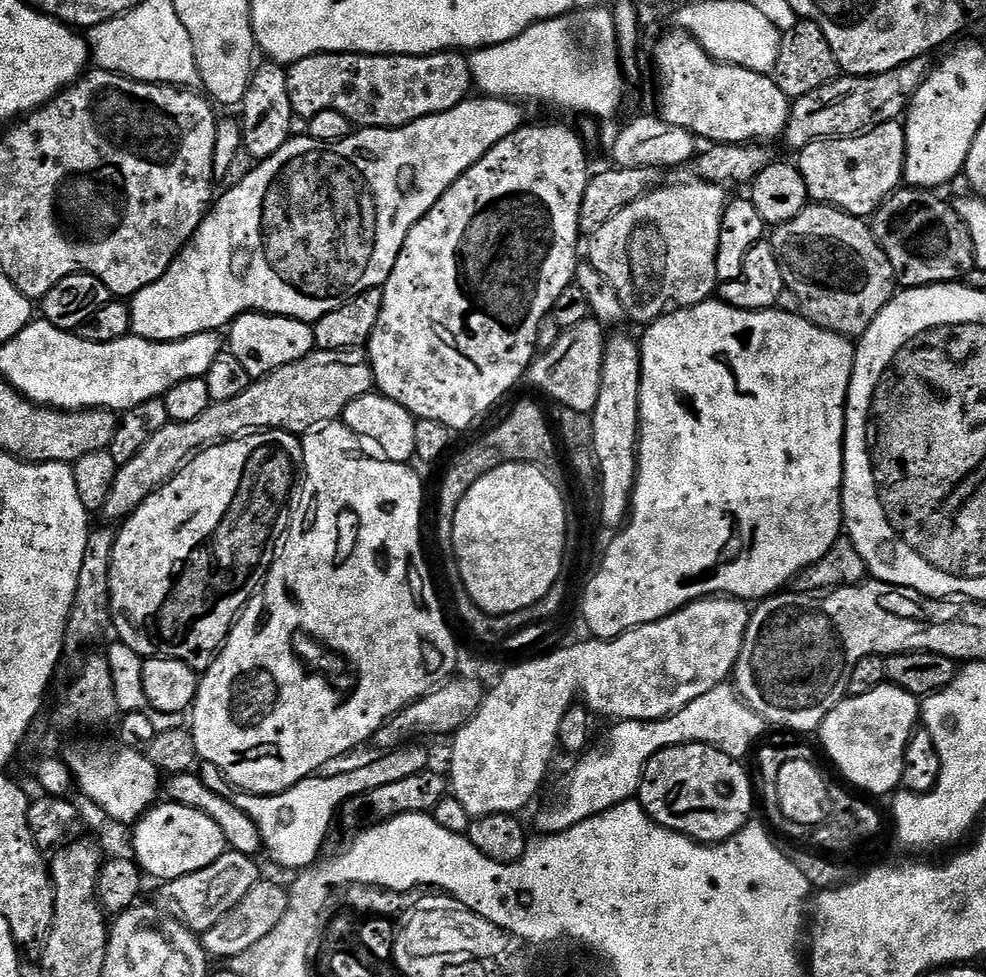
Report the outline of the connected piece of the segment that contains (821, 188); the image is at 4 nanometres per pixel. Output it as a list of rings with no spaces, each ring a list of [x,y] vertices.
[[[891,120],[877,128],[869,128],[858,136],[842,136],[831,140],[815,140],[799,149],[798,167],[806,182],[809,201],[829,204],[831,208],[841,208],[851,216],[868,218],[874,209],[883,204],[893,192],[901,187],[904,180],[904,159],[906,158],[906,134],[900,120]]]

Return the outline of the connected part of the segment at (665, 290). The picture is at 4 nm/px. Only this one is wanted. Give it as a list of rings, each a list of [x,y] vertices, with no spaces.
[[[699,178],[691,179],[686,181],[685,184],[672,184],[669,188],[653,187],[647,194],[639,196],[637,200],[630,202],[625,208],[619,208],[601,228],[596,229],[595,232],[587,237],[587,263],[592,264],[594,270],[598,270],[598,274],[602,274],[602,278],[606,278],[606,282],[610,282],[610,286],[614,286],[614,290],[618,290],[618,298],[622,298],[622,306],[627,319],[629,321],[631,319],[637,320],[640,326],[651,324],[659,316],[663,316],[664,313],[671,312],[675,308],[693,308],[695,304],[700,304],[709,299],[717,291],[716,259],[718,258],[718,242],[720,241],[720,231],[722,230],[724,209],[728,206],[730,196],[729,193],[724,193],[727,191],[719,184],[712,184],[709,180],[701,180]]]

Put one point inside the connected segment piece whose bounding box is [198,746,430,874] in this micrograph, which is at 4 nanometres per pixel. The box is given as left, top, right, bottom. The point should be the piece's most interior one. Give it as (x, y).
(292, 825)

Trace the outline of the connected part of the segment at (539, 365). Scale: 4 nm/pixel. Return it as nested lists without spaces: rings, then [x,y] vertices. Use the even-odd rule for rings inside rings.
[[[589,318],[578,322],[578,326],[561,331],[552,349],[533,359],[527,379],[532,379],[533,386],[541,388],[550,399],[557,400],[557,405],[590,414],[598,402],[605,343],[606,328],[599,320]]]

